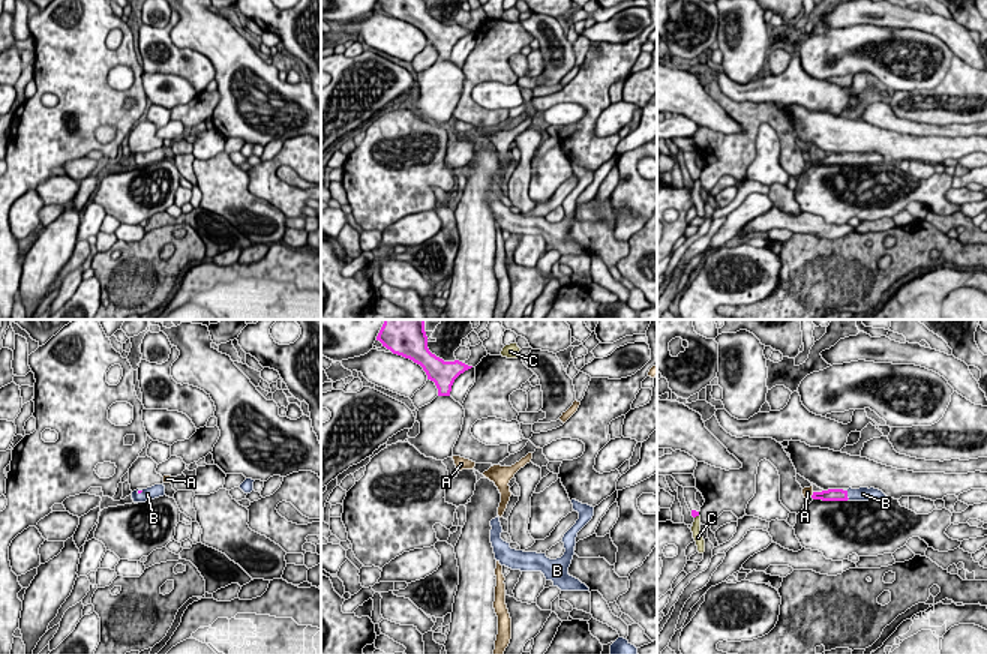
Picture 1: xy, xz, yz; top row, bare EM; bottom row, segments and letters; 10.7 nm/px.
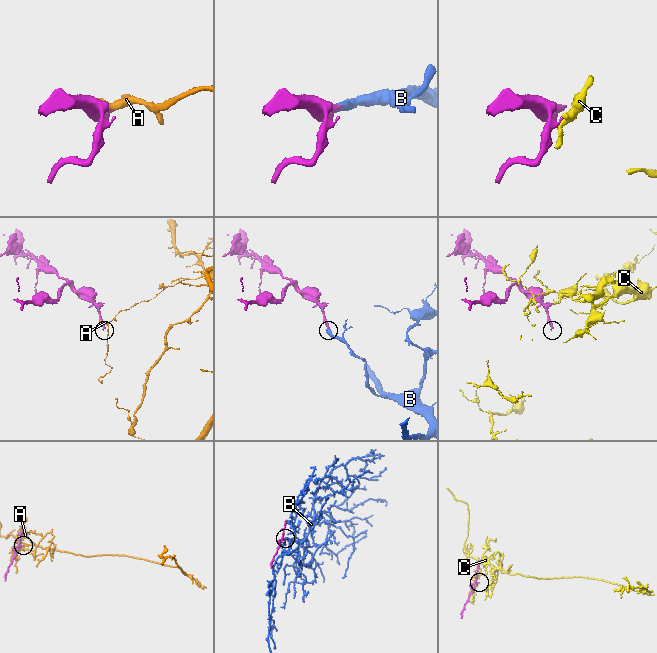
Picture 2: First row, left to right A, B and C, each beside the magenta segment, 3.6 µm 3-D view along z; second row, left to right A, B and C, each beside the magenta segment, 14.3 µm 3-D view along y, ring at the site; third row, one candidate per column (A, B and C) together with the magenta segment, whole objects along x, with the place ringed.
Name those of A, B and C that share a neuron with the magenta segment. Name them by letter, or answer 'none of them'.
B

